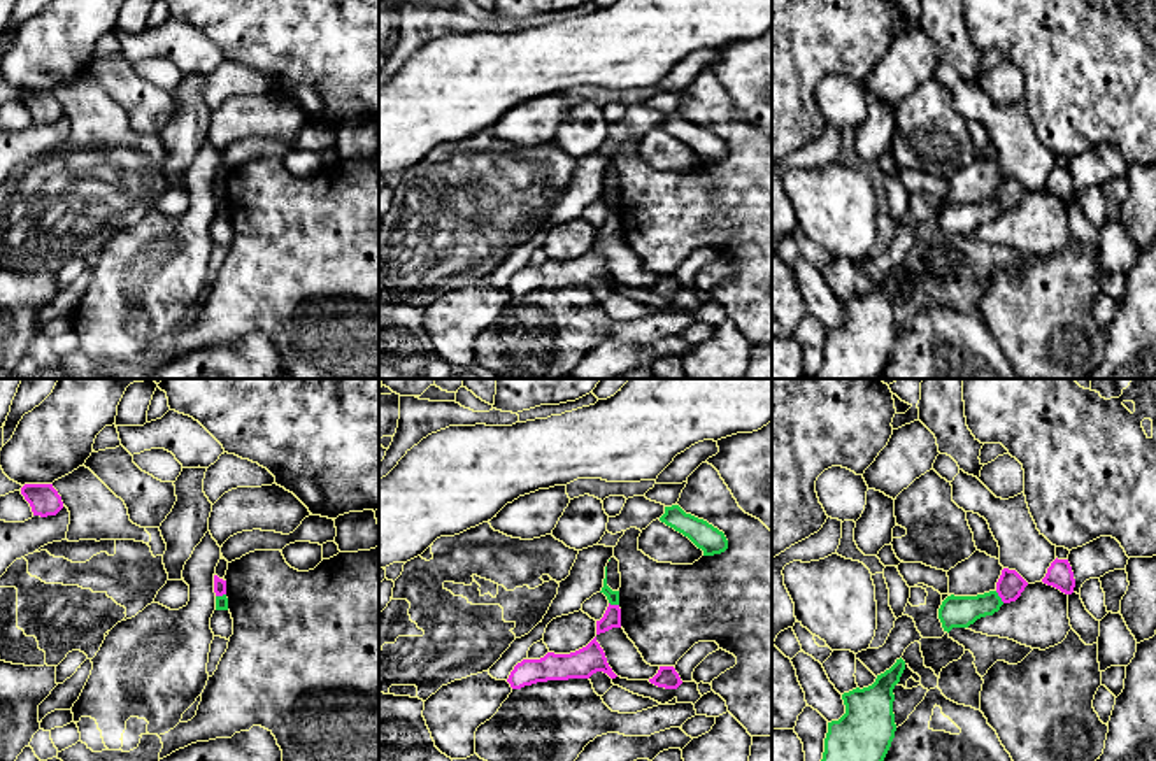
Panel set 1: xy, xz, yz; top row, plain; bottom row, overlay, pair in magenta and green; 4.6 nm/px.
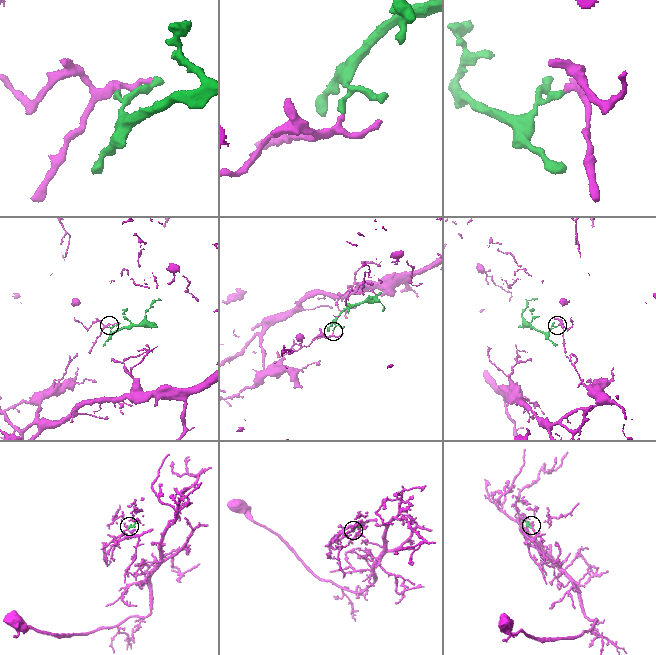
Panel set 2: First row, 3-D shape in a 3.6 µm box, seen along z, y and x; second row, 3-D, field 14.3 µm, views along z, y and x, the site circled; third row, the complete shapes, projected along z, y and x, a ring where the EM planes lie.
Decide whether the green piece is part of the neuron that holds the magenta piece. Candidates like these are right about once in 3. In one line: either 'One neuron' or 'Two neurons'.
Two neurons

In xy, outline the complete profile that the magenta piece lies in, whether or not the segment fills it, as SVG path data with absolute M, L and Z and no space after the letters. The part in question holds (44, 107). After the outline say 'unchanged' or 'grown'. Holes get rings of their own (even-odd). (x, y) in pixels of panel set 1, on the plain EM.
M25 91L21 102L30 110L33 123L56 123L63 116L61 103L53 91Z; unchanged

